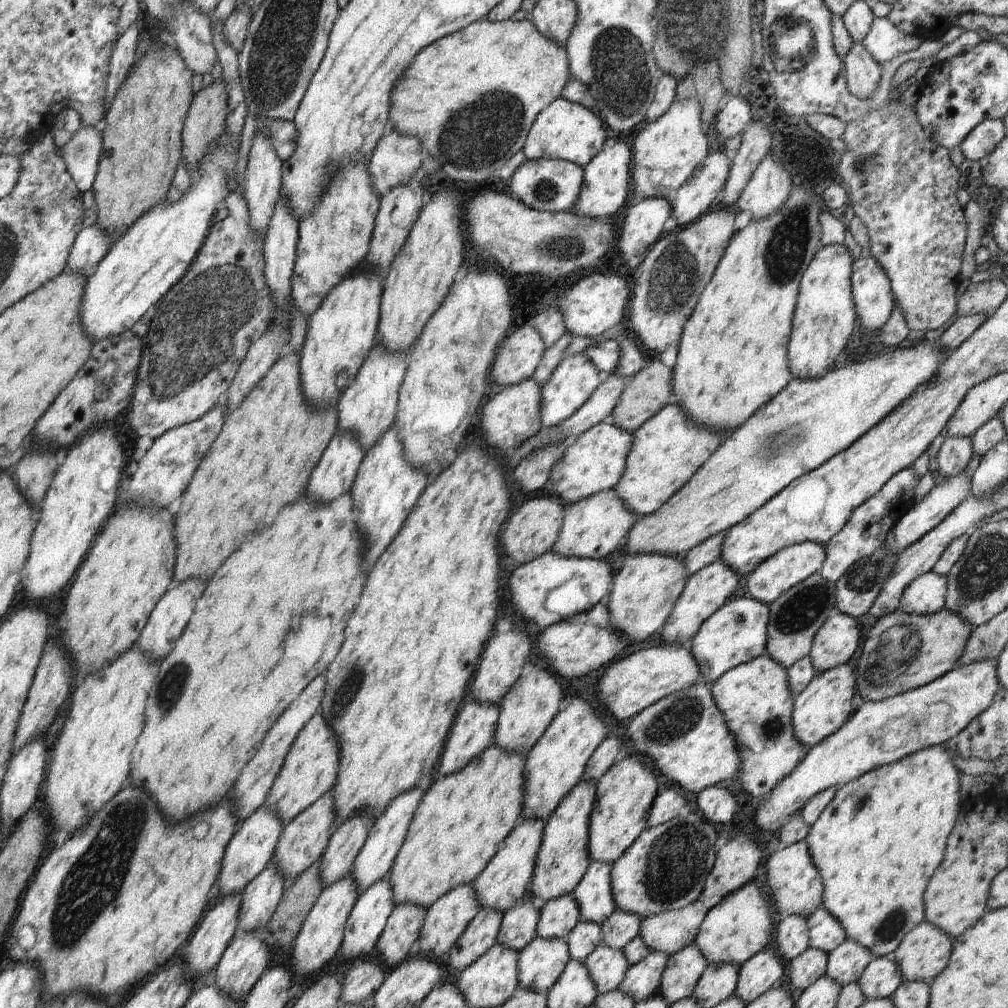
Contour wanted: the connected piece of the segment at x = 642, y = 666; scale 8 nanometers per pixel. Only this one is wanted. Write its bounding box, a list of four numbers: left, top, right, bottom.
[598,644,700,722]

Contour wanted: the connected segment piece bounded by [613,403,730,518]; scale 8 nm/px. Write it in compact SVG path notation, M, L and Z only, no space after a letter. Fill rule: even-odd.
M668 404L632 434L624 472L613 489L624 506L640 518L657 511L695 475L700 465L728 435L730 432L692 425L678 405Z

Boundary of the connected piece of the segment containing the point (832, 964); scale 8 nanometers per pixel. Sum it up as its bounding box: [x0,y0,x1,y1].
[826,939,875,987]

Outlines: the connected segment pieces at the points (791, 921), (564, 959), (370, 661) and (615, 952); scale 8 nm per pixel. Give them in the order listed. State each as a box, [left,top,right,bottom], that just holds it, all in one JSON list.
[[775,915,809,964],[519,937,570,993],[320,446,511,832],[583,944,630,996]]

